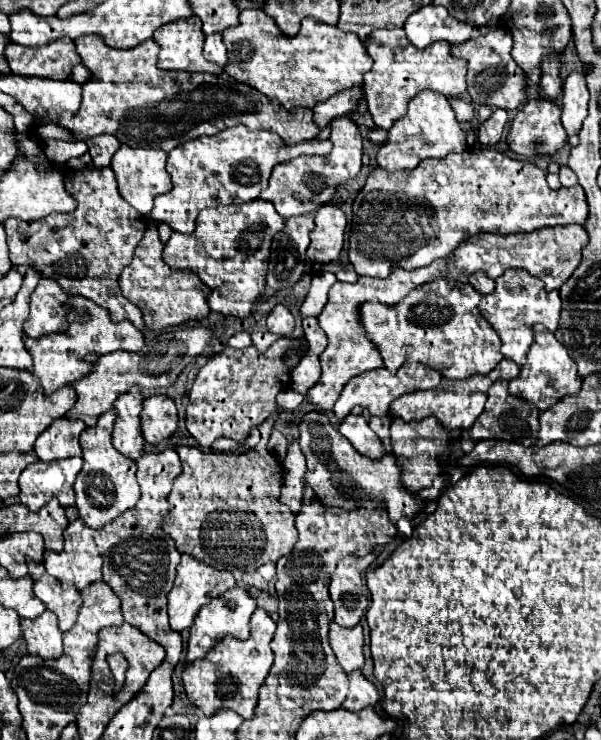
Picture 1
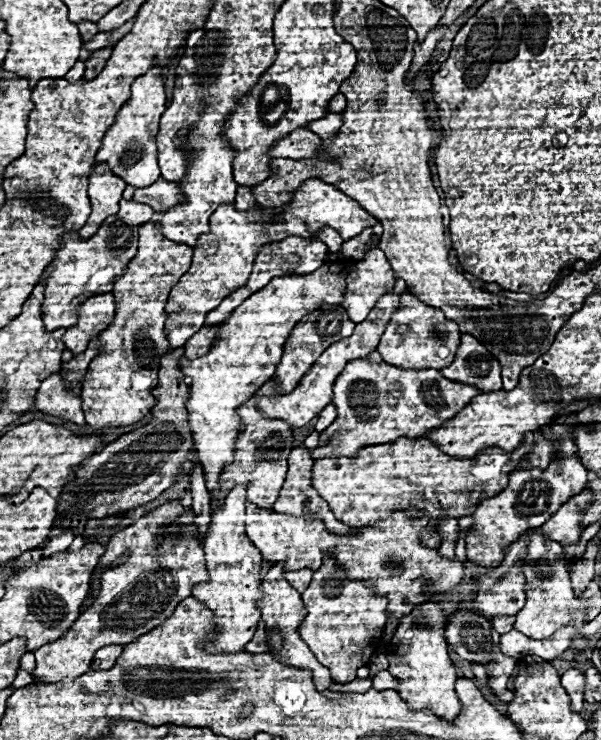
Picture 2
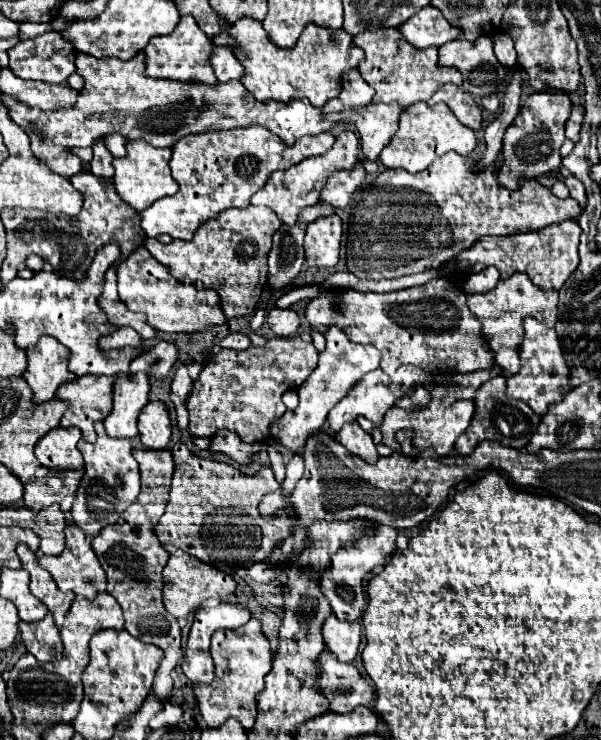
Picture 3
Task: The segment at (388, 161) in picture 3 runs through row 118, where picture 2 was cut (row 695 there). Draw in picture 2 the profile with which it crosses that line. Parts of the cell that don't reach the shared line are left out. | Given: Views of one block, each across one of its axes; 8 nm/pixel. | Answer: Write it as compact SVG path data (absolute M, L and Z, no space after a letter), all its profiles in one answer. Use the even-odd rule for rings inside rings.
M424 602L416 606L412 614L400 618L396 636L390 642L390 650L394 654L392 658L396 658L398 662L390 662L388 670L394 678L398 678L400 686L396 686L396 692L400 694L400 698L404 698L404 702L408 702L408 706L412 706L412 710L432 710L438 718L450 722L452 718L456 718L456 714L460 714L460 700L454 688L458 676L448 656L448 644L442 628L444 612L436 602ZM418 618L426 618L430 628L418 628L414 624L414 620Z

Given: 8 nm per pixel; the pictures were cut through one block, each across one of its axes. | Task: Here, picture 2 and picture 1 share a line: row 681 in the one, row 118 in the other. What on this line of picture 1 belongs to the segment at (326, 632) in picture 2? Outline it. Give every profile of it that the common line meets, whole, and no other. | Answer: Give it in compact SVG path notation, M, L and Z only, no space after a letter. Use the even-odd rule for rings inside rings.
M352 112L336 116L330 124L330 142L332 152L328 156L298 156L296 160L284 162L272 170L268 188L260 194L262 200L270 200L280 216L300 216L318 210L338 192L342 184L352 180L362 168L362 136L352 120Z

